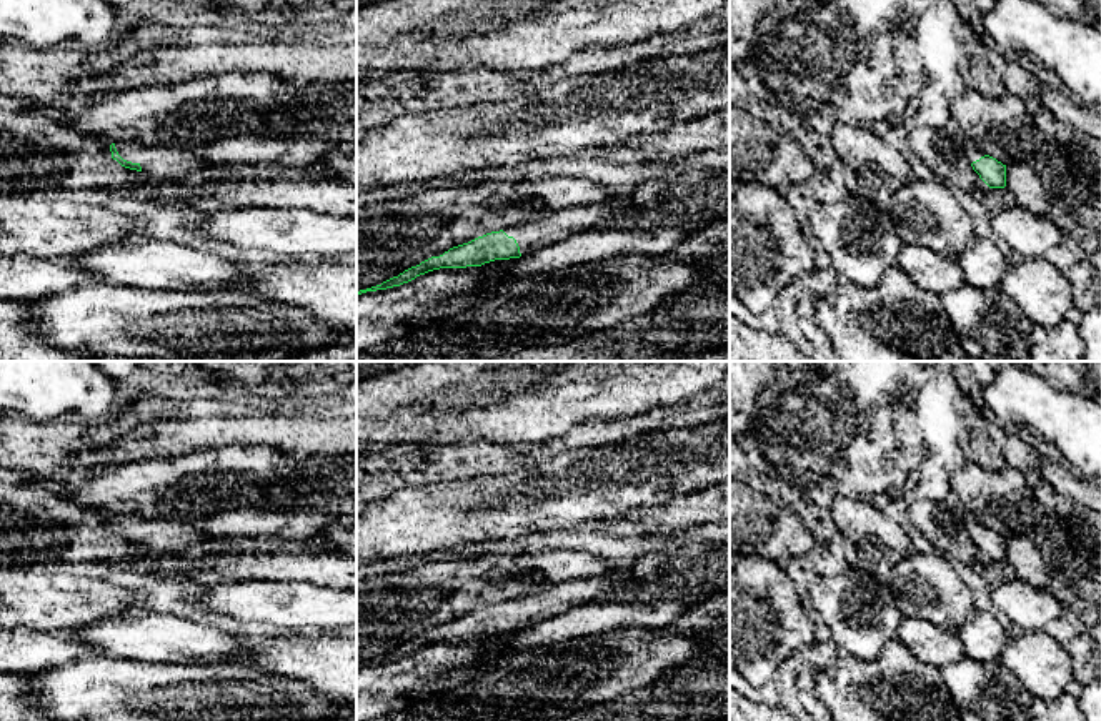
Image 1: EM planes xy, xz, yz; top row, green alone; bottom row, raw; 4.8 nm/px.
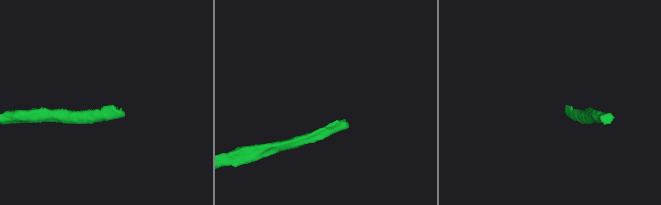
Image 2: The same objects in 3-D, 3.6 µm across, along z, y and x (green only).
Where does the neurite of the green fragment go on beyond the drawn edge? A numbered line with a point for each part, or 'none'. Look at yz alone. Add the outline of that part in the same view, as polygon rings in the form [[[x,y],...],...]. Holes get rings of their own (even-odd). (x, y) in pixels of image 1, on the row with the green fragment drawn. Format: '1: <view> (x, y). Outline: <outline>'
1: yz (973, 152). Outline: [[[963,135],[963,143],[964,143],[966,157],[971,163],[984,157],[981,148],[969,137]]]

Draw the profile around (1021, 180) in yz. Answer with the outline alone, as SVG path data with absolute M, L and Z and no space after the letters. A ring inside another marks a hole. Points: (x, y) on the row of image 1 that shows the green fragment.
M1026 163L1006 165L1006 188L1013 193L1016 205L1039 216L1051 210L1043 181Z

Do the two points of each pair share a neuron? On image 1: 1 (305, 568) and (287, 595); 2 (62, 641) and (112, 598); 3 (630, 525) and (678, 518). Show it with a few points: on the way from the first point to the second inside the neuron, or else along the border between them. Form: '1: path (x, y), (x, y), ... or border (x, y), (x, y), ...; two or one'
1: border (257, 580), (310, 580), (335, 588); two
2: border (30, 628), (69, 630); two
3: path (642, 522), (662, 522), (667, 518); one

